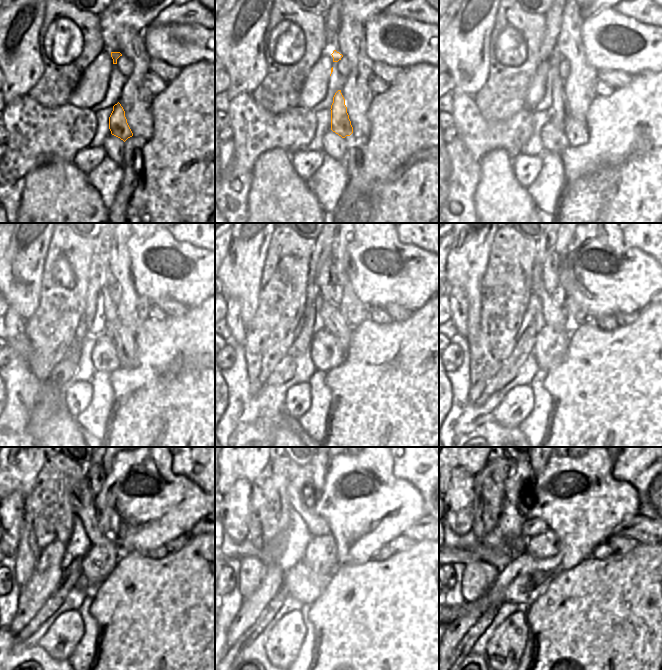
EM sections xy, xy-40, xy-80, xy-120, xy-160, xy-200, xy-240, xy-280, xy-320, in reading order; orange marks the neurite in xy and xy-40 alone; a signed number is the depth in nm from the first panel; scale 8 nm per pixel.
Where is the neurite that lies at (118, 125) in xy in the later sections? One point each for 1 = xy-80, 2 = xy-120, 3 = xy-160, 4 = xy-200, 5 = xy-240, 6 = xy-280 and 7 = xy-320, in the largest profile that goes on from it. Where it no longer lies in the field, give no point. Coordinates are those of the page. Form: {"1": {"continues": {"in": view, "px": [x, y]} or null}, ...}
{"1": {"continues": {"in": "xy-80", "px": [559, 110]}}, "2": {"continues": {"in": "xy-120", "px": [110, 309]}}, "3": {"continues": {"in": "xy-160", "px": [325, 282]}}, "4": {"continues": {"in": "xy-200", "px": [551, 262]}}, "5": {"continues": {"in": "xy-240", "px": [96, 474]}}, "6": {"continues": {"in": "xy-280", "px": [318, 467]}}, "7": {"continues": {"in": "xy-320", "px": [538, 467]}}}

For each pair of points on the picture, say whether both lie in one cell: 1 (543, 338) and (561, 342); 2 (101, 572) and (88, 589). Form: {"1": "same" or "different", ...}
{"1": "same", "2": "different"}

